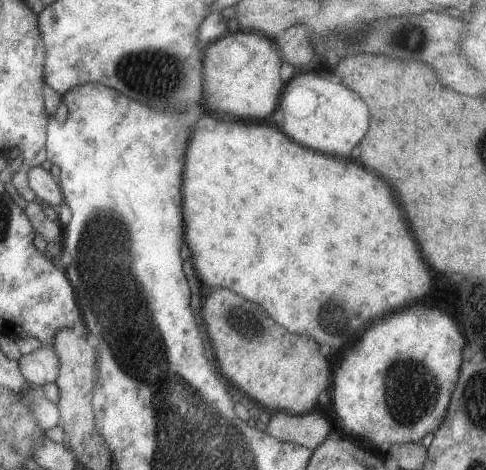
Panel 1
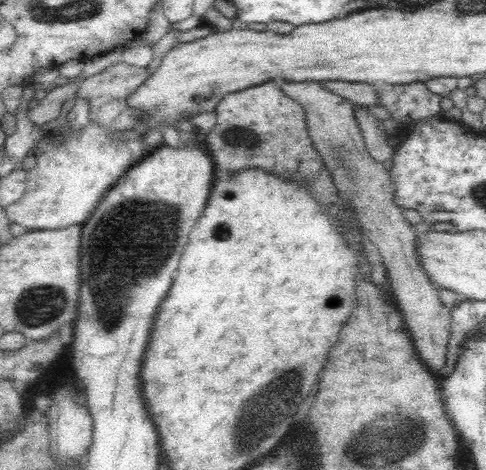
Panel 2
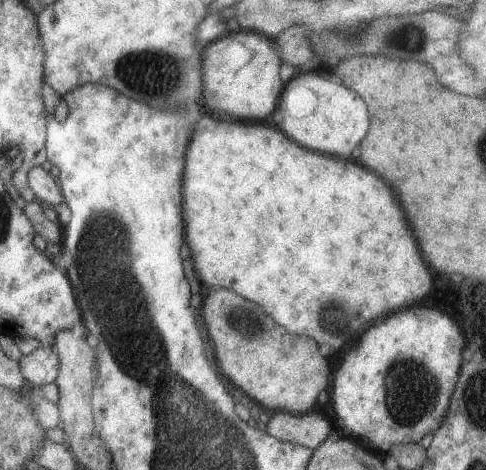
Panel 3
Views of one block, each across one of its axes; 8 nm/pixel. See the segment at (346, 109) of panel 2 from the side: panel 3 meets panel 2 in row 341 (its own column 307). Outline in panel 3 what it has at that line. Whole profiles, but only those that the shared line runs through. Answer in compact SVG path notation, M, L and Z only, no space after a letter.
M273 412L267 424L269 436L281 442L305 446L311 452L325 442L329 432L331 432L331 426L319 412L309 412L309 414Z

